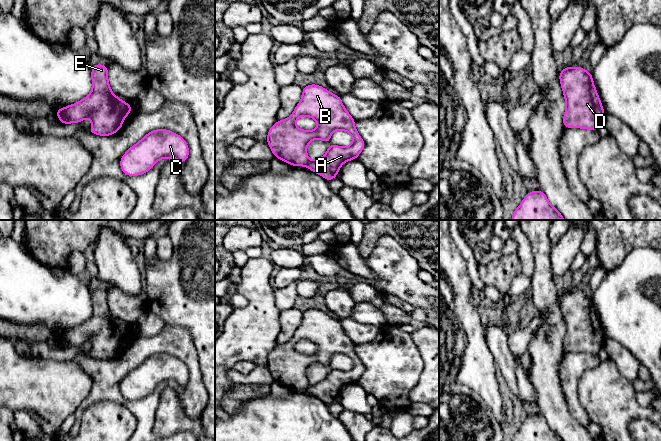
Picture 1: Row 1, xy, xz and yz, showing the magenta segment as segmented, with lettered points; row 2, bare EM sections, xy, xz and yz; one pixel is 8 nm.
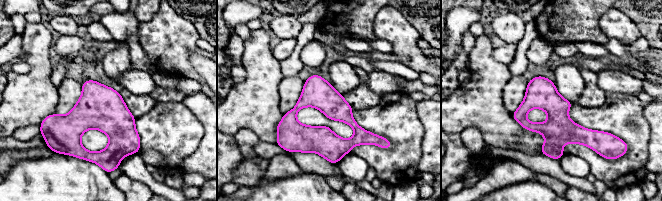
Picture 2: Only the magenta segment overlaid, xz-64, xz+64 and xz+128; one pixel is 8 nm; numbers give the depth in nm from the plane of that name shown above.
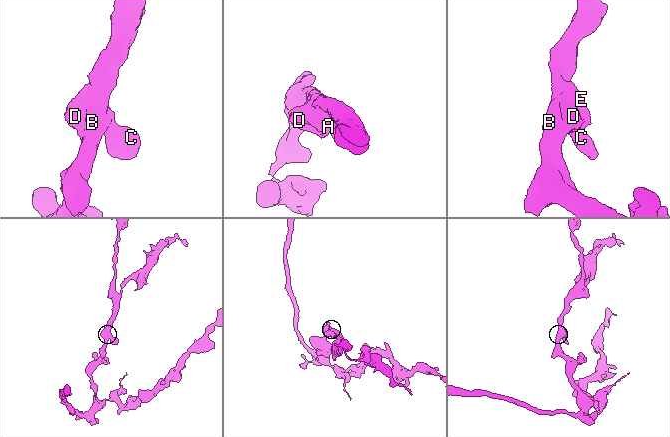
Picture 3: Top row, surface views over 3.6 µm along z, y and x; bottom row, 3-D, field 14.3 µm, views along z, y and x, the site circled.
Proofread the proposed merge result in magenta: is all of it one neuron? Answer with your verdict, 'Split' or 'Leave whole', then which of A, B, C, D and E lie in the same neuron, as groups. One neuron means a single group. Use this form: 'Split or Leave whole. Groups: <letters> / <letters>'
Leave whole. Groups: A B C D E

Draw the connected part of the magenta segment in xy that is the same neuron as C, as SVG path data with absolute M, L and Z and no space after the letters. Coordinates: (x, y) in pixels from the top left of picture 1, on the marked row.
M166 129L152 130L130 147L120 159L120 168L127 176L145 174L159 159L175 158L185 163L189 147L184 138Z

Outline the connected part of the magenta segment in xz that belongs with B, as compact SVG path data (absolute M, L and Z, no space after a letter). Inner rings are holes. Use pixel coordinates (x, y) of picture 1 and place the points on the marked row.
M316 84L302 89L302 98L290 117L278 120L270 127L267 144L276 158L291 166L306 166L327 181L335 179L342 164L357 159L365 148L365 142L355 128L355 120L343 106L341 97ZM301 116L316 120L318 128L311 131L297 128L295 121ZM334 130L350 133L352 145L331 144L324 156L311 161L306 152L308 144L314 139L329 142Z

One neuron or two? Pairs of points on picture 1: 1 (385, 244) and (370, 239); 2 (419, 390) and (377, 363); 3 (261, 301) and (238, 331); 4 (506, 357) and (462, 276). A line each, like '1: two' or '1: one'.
1: two
2: two
3: one
4: two

